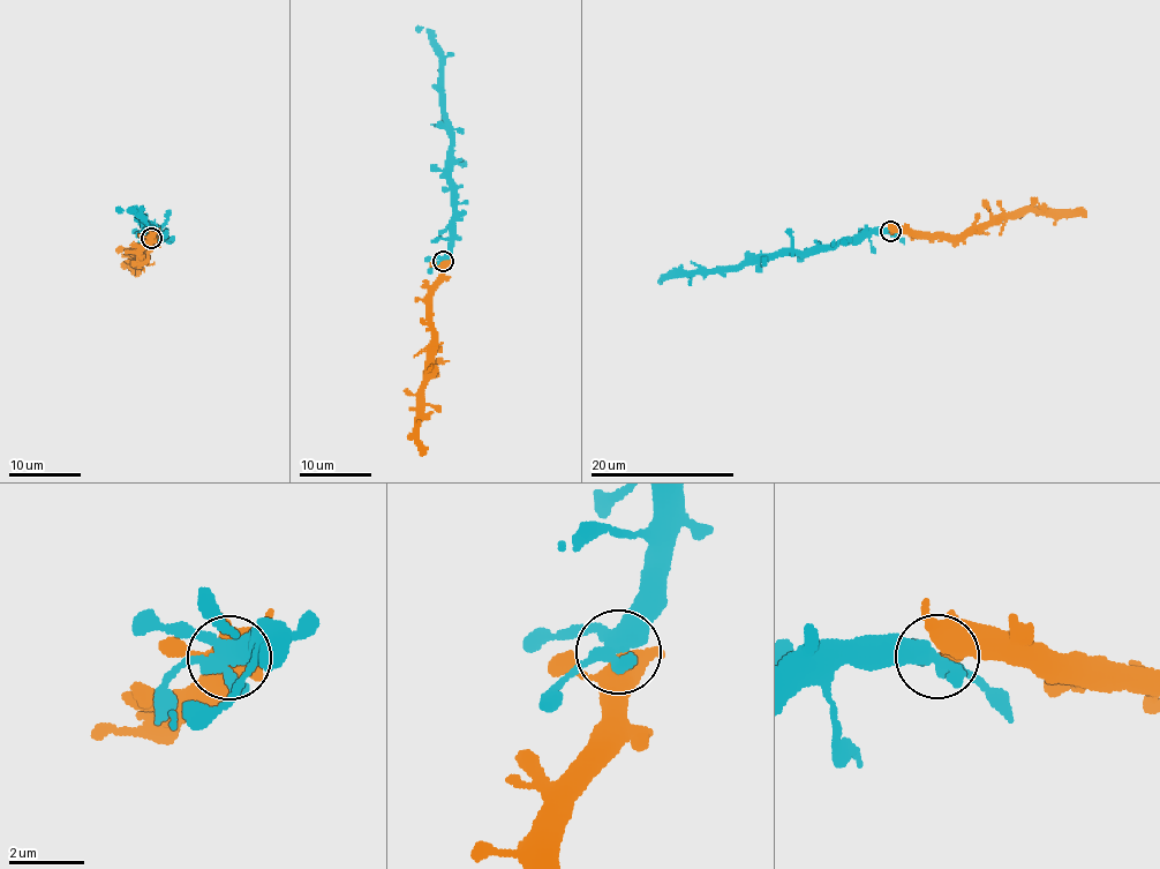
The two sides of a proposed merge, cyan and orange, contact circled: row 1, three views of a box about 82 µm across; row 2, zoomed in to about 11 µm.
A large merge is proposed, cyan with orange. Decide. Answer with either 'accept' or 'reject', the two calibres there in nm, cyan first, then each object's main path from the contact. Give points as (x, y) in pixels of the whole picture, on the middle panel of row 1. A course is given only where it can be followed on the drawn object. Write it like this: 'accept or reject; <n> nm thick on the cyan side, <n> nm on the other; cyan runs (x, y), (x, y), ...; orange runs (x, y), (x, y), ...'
accept; 400 nm thick on the cyan side, 400 nm on the other; cyan runs (443, 262), (451, 233), (451, 128), (442, 105), (439, 45), (427, 29), (415, 30); orange runs (443, 262), (443, 281), (431, 296), (432, 361), (423, 380), (419, 450), (422, 454)

